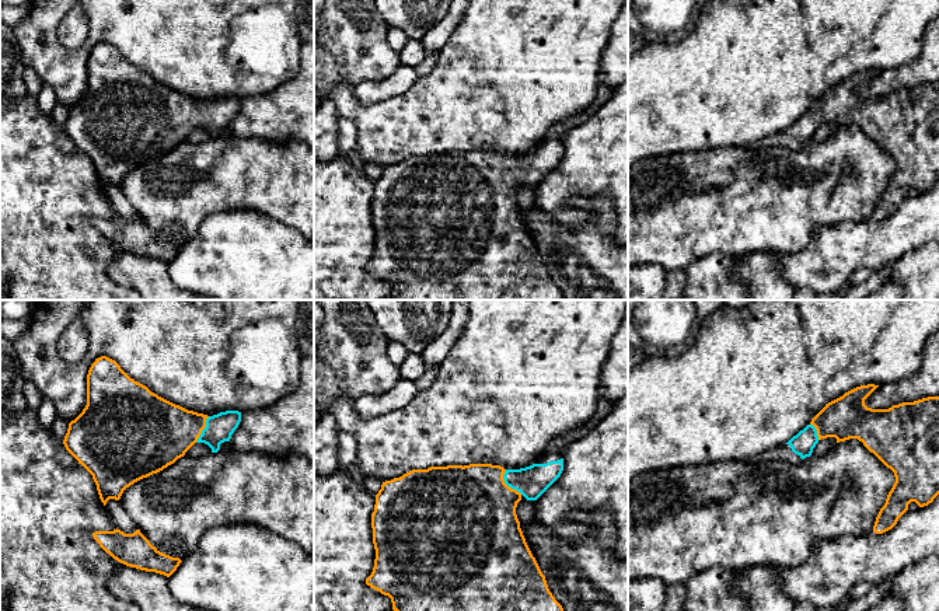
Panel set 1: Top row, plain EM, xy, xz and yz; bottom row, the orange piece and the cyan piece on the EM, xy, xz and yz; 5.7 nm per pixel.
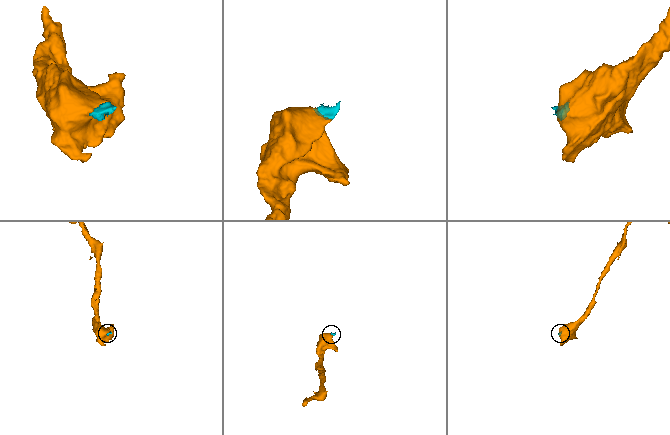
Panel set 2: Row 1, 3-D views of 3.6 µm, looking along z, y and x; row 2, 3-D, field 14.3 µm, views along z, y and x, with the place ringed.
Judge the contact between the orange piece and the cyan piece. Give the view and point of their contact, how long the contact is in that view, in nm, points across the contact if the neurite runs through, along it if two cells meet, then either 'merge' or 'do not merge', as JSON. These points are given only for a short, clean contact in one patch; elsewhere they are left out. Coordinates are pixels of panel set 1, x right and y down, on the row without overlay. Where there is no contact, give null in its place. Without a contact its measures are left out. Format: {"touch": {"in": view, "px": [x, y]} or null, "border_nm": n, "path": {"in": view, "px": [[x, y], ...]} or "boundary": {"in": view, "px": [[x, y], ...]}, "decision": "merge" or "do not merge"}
{"touch": {"in": "xz", "px": [506, 171]}, "border_nm": 170, "path": {"in": "xz", "px": [[470, 195], [482, 182], [506, 171], [533, 167]]}, "decision": "merge"}

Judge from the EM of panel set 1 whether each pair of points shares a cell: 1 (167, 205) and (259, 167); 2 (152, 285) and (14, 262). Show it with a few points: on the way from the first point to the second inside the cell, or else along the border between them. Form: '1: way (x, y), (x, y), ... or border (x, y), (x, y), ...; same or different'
1: way (189, 199), (199, 189), (216, 189), (237, 175); same
2: border (118, 248), (107, 268), (107, 273), (119, 285); different

